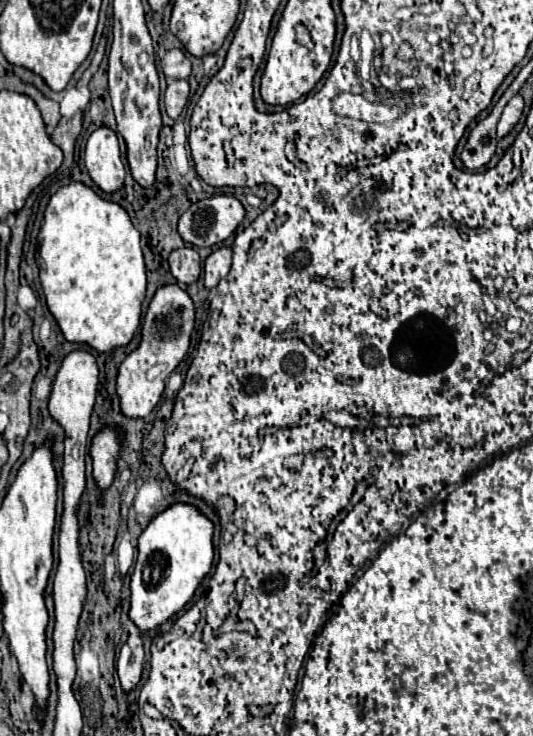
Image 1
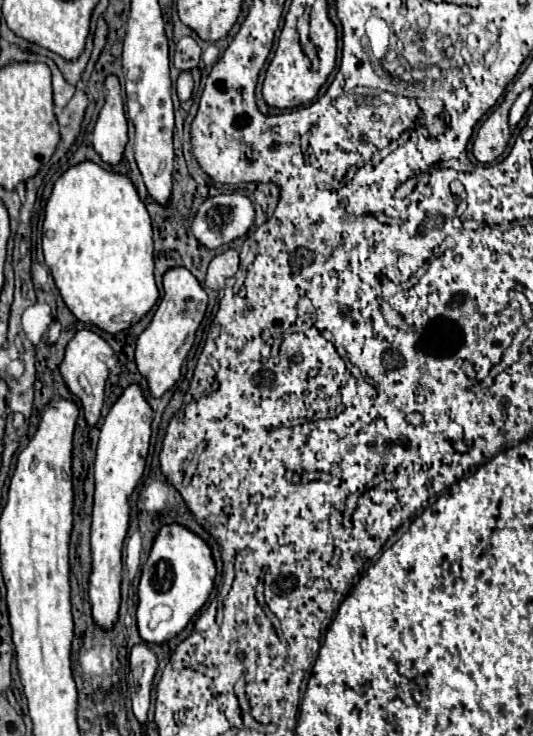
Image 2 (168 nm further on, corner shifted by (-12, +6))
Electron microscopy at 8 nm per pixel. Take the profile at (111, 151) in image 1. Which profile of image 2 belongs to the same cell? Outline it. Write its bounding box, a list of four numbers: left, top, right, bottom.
[94,76,128,164]

